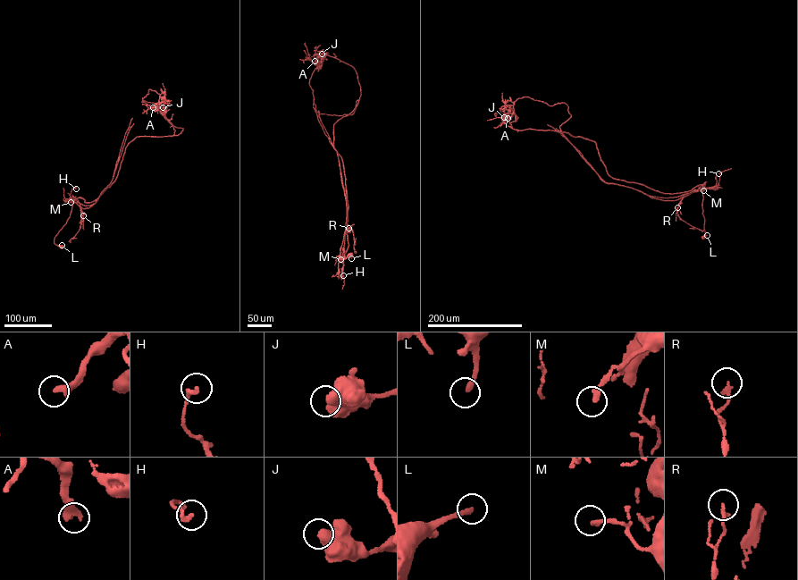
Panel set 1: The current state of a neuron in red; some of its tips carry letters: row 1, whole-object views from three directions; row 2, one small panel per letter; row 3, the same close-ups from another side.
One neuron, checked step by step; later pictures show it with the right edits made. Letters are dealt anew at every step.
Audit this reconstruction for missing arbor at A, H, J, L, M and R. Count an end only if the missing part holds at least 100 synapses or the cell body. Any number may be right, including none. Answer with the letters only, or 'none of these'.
A

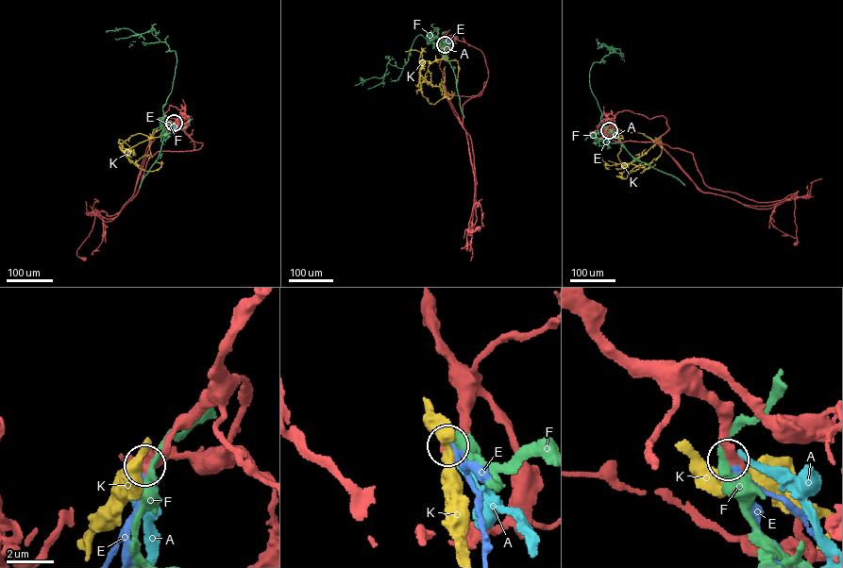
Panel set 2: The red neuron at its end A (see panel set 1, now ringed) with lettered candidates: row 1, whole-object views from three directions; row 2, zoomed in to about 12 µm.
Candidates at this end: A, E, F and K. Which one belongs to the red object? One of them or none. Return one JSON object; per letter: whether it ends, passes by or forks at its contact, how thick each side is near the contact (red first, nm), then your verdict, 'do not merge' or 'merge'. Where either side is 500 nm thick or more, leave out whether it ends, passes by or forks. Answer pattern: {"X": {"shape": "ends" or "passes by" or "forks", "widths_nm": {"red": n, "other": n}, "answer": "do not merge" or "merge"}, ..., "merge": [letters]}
{"A": {"shape": "ends", "widths_nm": {"red": 480, "other": 320}, "answer": "do not merge"}, "E": {"widths_nm": {"red": 480, "other": 550}, "answer": "merge"}, "F": {"widths_nm": {"red": 550, "other": 260}, "answer": "do not merge"}, "K": {"shape": "passes by", "widths_nm": {"red": 360, "other": 380}, "answer": "do not merge"}, "merge": ["E"]}

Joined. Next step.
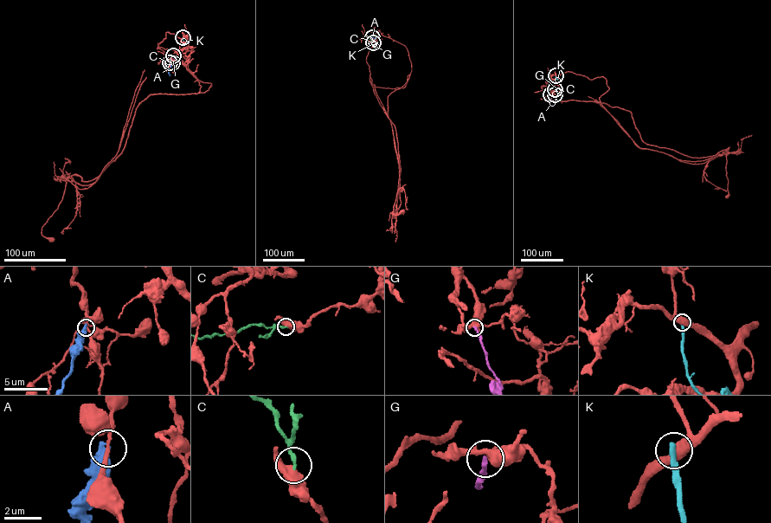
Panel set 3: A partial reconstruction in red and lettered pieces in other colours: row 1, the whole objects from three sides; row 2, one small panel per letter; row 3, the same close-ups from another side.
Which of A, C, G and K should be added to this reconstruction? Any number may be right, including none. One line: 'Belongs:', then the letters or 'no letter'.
Belongs: C

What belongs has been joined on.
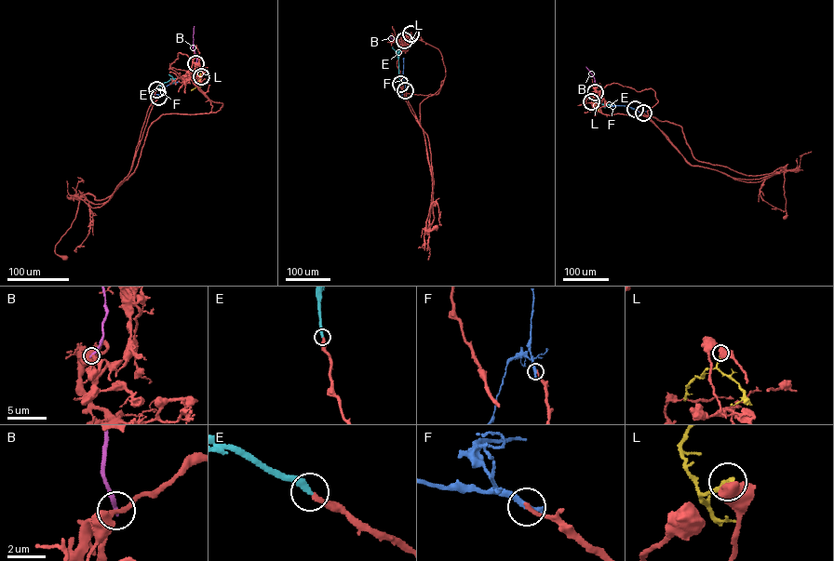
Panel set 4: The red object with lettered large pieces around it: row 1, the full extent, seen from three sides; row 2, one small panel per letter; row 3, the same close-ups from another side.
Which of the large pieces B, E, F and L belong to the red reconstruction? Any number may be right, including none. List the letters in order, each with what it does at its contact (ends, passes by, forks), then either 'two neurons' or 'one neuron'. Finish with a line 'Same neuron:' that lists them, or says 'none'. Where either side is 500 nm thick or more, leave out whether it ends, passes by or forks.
B: it ends | two neurons
E: it ends | one neuron
F: it ends | two neurons
L: two neurons
Same neuron: E

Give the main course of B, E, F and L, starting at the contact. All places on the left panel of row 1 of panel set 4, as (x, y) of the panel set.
B: (195, 63), (194, 26)
E: (156, 89), (163, 83), (173, 79), (169, 74)
F: (158, 97), (168, 86), (178, 82)
L: (201, 76), (199, 86), (191, 90)

